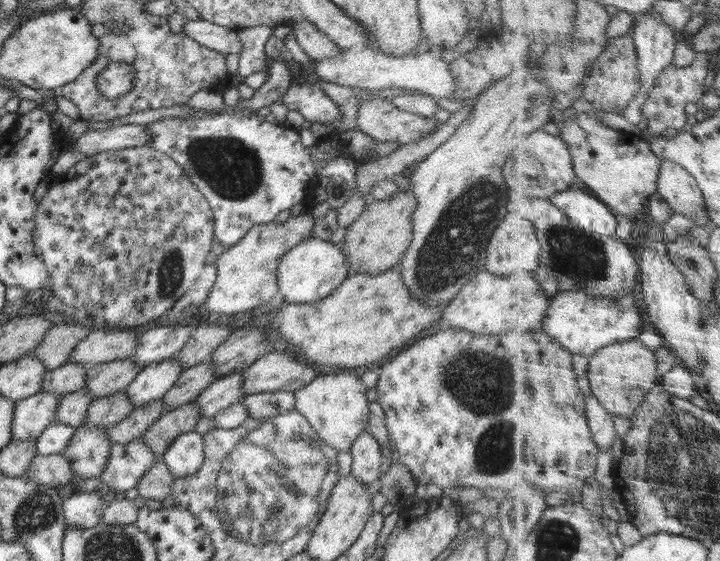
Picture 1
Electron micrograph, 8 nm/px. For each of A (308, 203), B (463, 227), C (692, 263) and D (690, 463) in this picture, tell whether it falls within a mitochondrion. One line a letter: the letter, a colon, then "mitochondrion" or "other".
A: other
B: mitochondrion
C: mitochondrion
D: mitochondrion

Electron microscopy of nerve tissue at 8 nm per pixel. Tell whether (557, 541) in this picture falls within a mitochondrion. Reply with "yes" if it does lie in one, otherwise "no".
yes

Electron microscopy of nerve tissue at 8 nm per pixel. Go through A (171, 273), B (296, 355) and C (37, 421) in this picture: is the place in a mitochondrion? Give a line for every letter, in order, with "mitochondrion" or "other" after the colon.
A: mitochondrion
B: other
C: other

